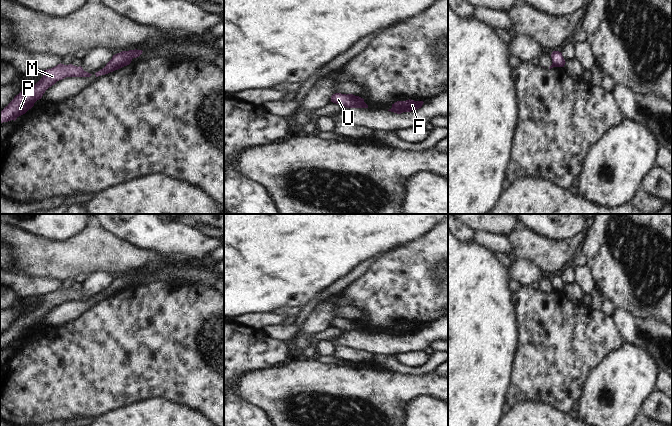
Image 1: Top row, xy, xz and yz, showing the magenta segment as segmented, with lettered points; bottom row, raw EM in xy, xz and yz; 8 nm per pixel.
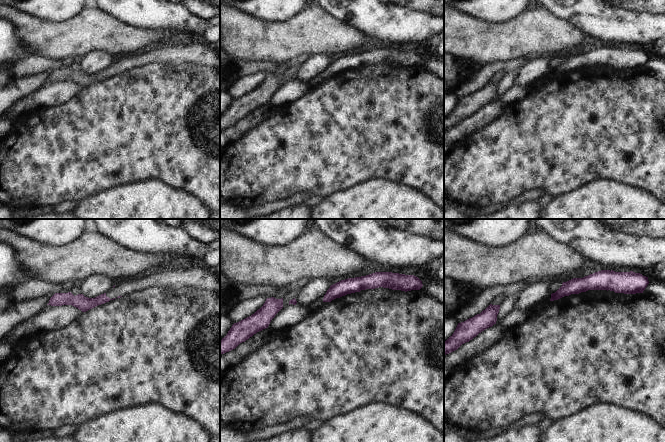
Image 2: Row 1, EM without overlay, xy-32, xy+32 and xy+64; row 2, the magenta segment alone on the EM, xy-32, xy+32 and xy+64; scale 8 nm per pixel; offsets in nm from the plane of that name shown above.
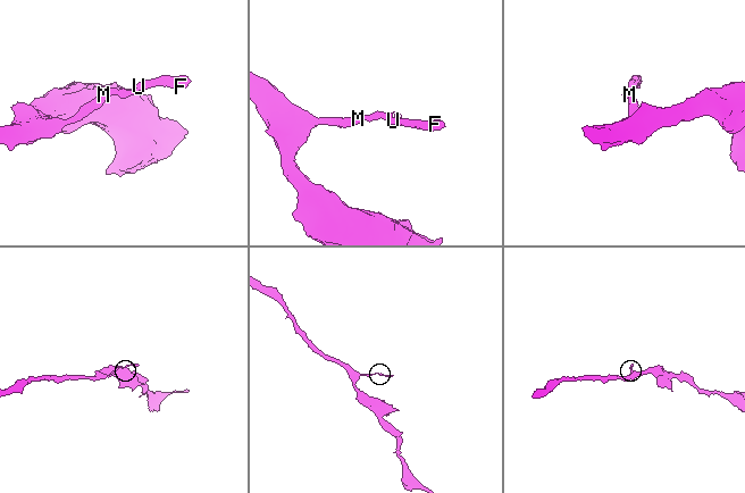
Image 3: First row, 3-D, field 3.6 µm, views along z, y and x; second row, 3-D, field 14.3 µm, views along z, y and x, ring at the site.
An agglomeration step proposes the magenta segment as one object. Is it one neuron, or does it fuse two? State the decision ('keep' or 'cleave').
cleave

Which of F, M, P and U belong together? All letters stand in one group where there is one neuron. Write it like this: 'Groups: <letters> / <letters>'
Groups: F U / M P

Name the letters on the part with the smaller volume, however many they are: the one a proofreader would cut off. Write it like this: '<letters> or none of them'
F, U

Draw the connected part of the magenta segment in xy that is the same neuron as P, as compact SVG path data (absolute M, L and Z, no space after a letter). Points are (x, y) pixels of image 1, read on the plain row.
M72 288L57 290L44 295L43 301L32 311L21 315L14 323L0 336L0 348L16 344L34 330L34 327L41 323L45 315L57 305L66 301L90 301L92 298L83 294L81 290Z

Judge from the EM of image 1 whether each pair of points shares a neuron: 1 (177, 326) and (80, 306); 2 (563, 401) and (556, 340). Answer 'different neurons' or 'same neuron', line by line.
1: different neurons
2: same neuron

